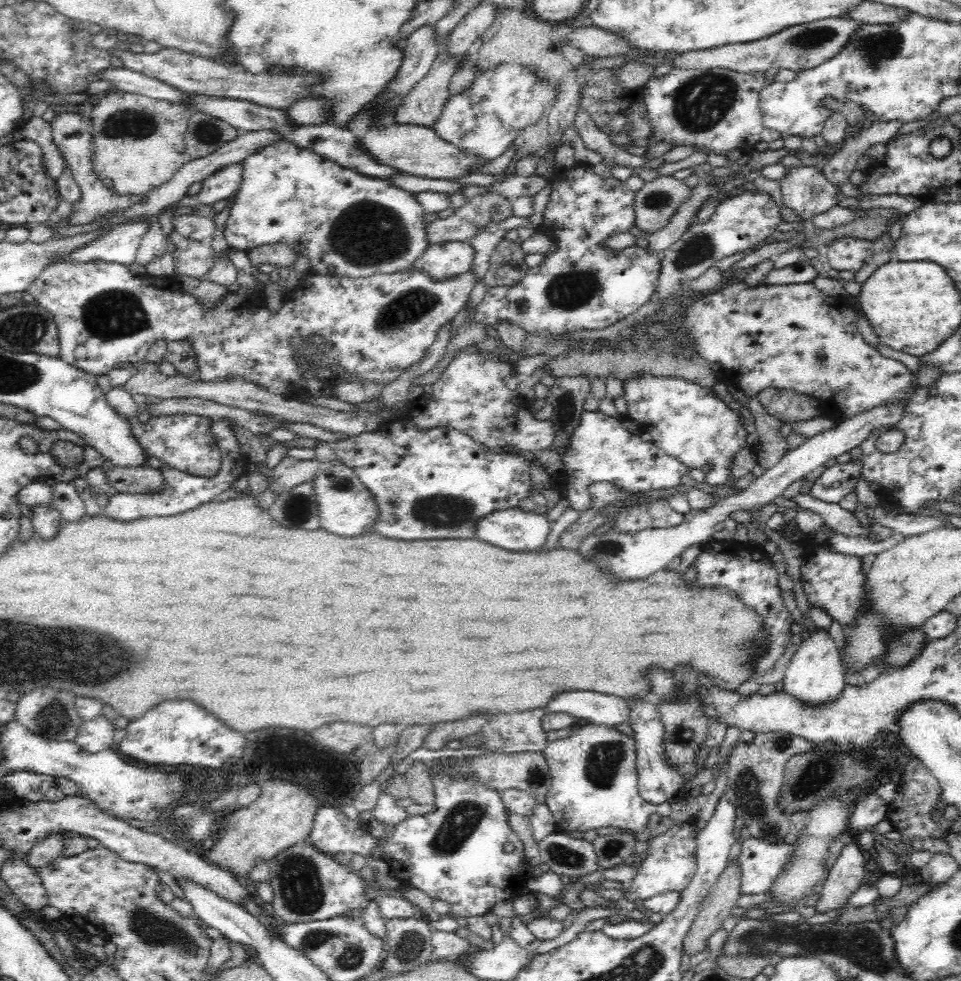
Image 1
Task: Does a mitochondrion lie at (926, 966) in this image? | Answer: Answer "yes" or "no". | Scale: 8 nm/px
no

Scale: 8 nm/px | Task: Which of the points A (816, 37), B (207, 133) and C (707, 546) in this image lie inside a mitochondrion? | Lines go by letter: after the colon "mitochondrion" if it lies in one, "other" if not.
A: mitochondrion
B: mitochondrion
C: other

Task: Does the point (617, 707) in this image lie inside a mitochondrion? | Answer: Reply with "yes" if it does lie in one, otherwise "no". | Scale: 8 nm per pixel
no

